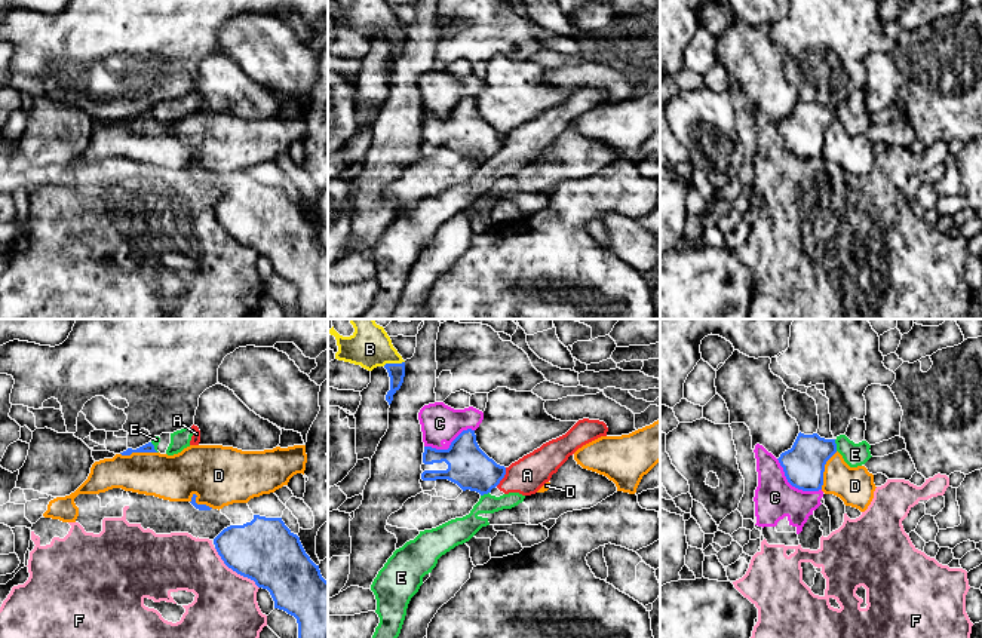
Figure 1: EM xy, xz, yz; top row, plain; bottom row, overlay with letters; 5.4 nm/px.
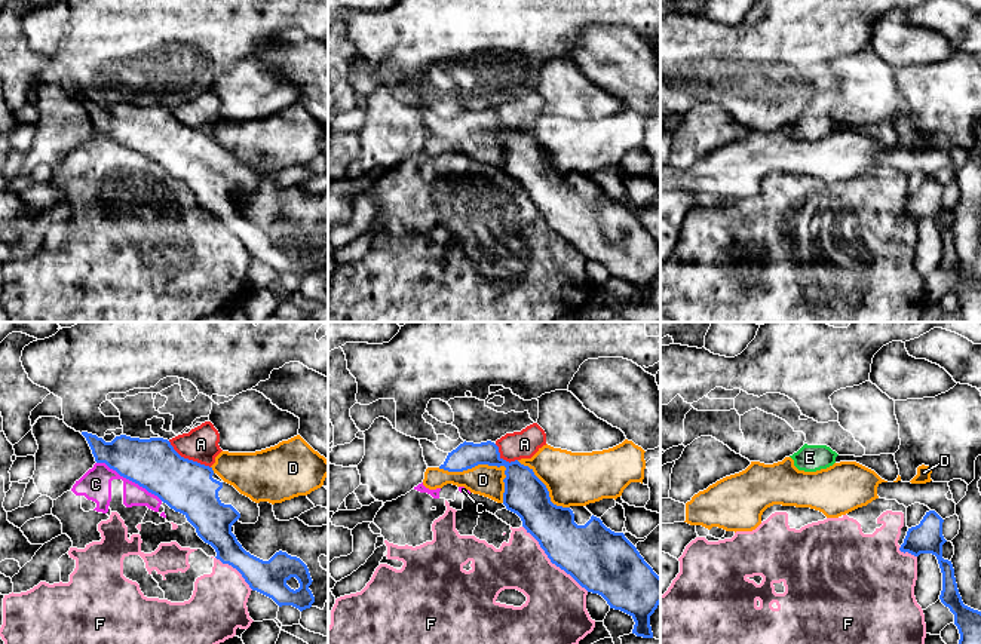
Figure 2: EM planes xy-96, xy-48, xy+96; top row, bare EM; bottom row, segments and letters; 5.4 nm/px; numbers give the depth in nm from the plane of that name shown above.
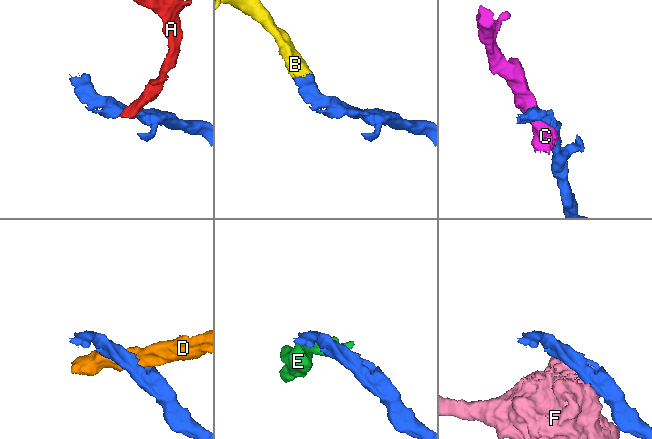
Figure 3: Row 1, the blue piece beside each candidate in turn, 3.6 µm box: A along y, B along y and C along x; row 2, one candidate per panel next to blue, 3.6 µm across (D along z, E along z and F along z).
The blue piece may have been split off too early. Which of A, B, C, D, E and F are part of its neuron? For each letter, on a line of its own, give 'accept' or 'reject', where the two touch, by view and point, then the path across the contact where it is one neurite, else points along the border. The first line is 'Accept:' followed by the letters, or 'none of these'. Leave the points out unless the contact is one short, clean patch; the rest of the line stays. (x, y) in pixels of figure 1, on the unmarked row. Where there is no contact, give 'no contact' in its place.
Accept: B
A: reject; contact xz (503, 144); border xz (506, 135), (505, 144), (496, 153)
B: accept; contact xz (393, 31); way xz (396, 39), (393, 31), (379, 18), (370, 18)
C: reject; contact yz (794, 153)
D: reject; contact yz (824, 138)
E: reject; contact yz (835, 113); border yz (834, 107), (837, 117)
F: reject; contact xy (235, 238)

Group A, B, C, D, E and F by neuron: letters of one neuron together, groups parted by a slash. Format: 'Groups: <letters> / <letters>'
Groups: A E / B / C F / D

